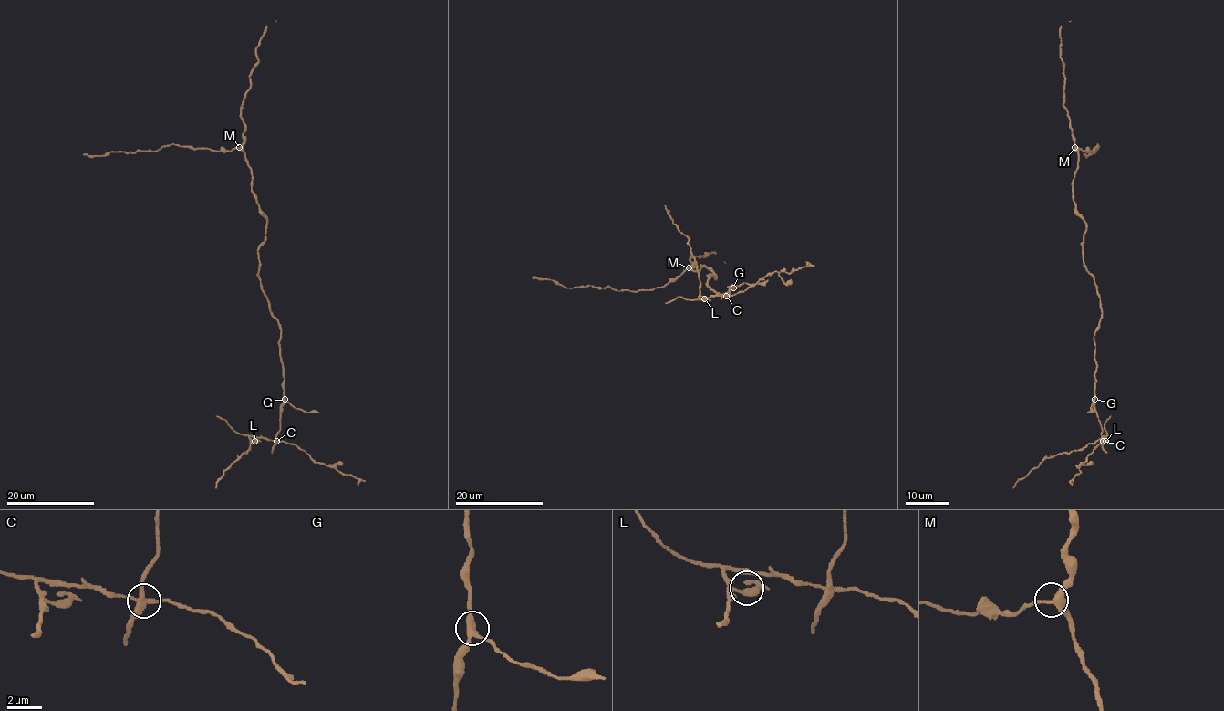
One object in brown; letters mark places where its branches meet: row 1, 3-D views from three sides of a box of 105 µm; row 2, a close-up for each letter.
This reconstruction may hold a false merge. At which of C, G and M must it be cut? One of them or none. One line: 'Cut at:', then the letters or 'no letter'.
Cut at: C

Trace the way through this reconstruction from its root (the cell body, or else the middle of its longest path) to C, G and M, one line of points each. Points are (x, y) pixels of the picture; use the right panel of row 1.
C: (1094, 279), (1100, 299), (1101, 318), (1094, 337), (1097, 368), (1093, 405), (1100, 423), (1104, 441)
G: (1094, 279), (1101, 308), (1101, 318), (1094, 337), (1097, 365), (1094, 399)
M: (1094, 279), (1083, 258), (1086, 223), (1073, 201), (1073, 179), (1078, 162), (1078, 151), (1074, 147)

